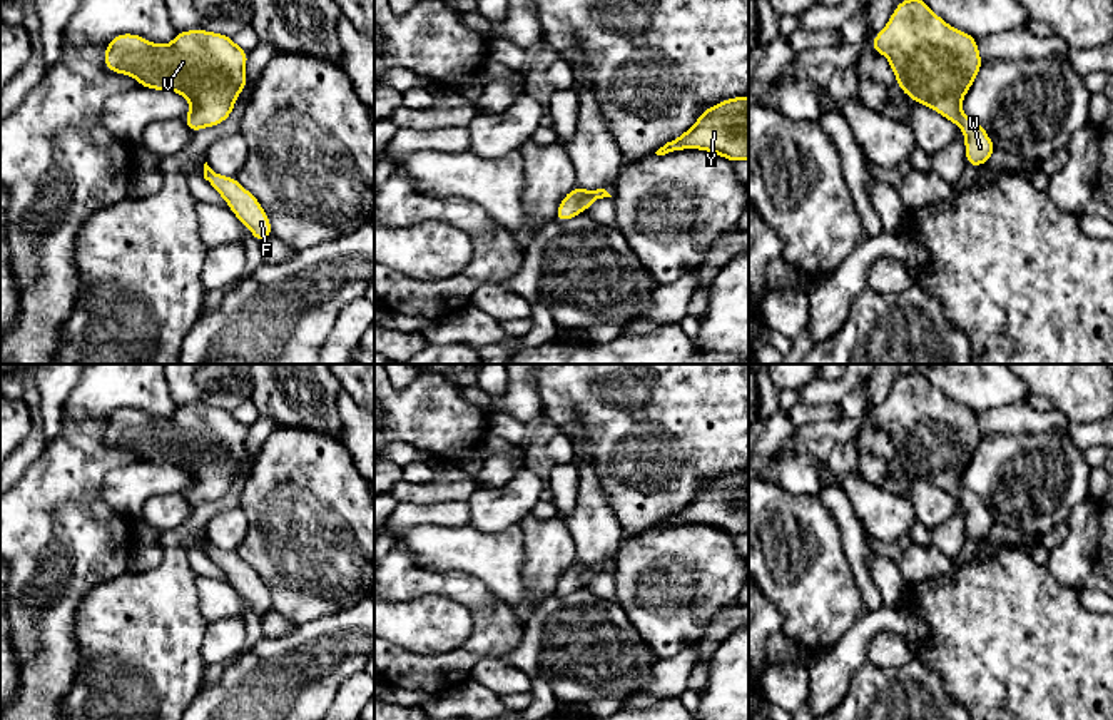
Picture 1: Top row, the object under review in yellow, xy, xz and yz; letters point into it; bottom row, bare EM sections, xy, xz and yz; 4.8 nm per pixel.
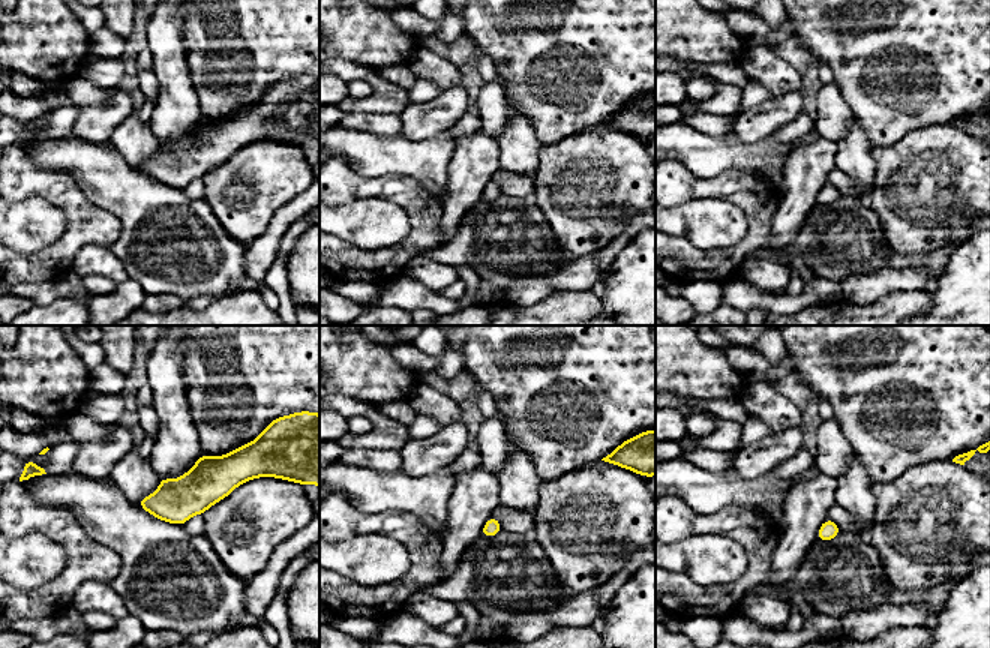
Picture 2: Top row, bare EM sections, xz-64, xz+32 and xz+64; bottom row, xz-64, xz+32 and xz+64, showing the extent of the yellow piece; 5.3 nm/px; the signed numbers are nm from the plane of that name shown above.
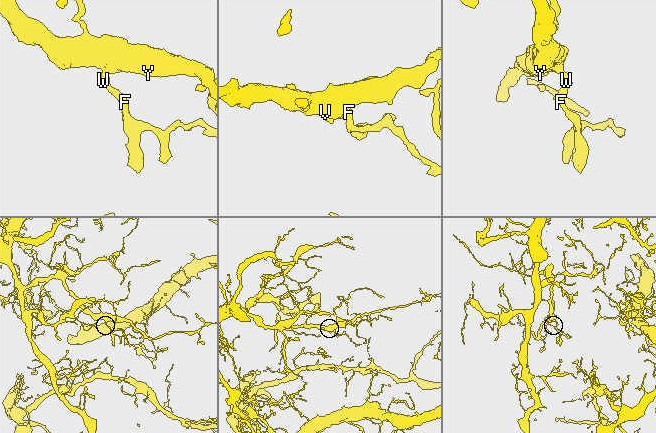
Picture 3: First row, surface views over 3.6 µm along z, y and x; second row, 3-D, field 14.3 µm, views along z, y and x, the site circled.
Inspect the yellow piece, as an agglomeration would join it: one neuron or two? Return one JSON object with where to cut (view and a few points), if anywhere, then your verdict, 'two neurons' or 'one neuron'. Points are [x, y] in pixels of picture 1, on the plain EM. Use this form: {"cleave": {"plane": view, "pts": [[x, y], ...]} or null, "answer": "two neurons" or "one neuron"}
{"cleave": null, "answer": "one neuron"}

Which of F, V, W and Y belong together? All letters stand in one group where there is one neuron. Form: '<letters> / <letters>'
F V W Y

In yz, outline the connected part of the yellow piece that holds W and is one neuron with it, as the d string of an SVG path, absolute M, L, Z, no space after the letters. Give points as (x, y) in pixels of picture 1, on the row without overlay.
M914 369L899 376L886 401L876 408L871 424L881 426L889 434L897 459L907 471L931 481L963 505L968 540L979 541L991 533L996 523L993 515L978 494L961 484L963 473L983 439L974 411L948 399Z

